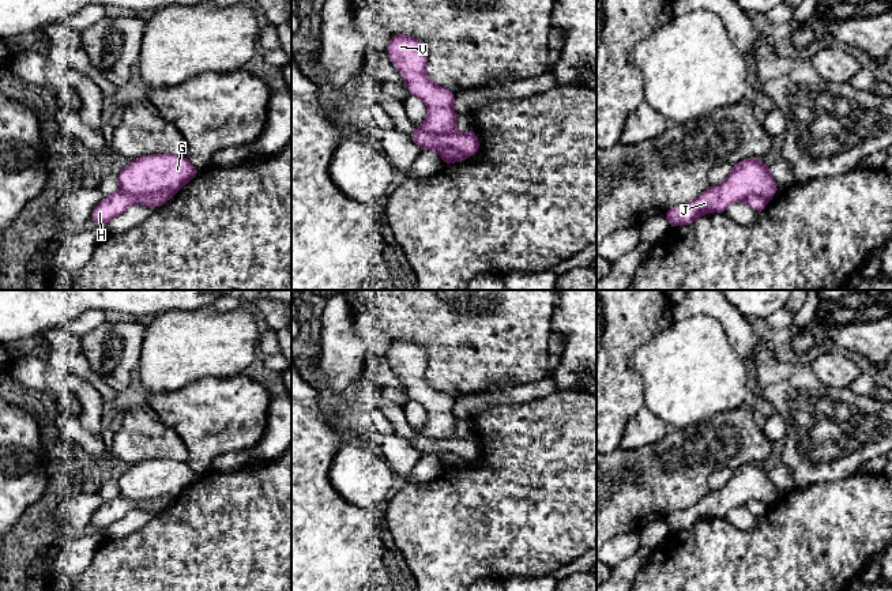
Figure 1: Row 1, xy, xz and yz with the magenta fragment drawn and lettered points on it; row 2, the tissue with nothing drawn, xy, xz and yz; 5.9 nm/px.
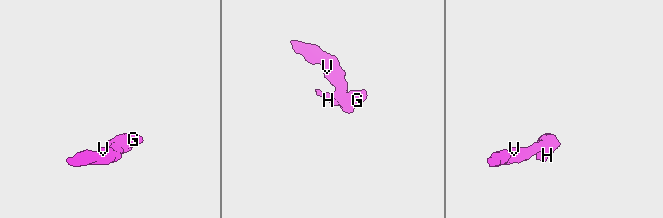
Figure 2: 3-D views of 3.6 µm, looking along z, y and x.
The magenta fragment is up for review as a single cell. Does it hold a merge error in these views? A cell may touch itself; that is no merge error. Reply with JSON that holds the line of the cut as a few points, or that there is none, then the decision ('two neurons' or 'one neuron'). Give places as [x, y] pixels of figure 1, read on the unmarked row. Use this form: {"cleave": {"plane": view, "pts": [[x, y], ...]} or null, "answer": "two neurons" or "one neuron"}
{"cleave": {"plane": "xy", "pts": [[120, 494], [131, 500], [150, 500], [162, 496], [172, 499]]}, "answer": "two neurons"}

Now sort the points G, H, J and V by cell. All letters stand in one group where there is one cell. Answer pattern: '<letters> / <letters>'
G J V / H

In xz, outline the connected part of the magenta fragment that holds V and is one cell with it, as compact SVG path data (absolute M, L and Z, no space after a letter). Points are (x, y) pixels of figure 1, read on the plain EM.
M395 339L388 347L388 360L403 381L409 398L426 409L428 421L421 433L437 441L459 438L453 414L456 399L428 384L425 350L418 343Z

